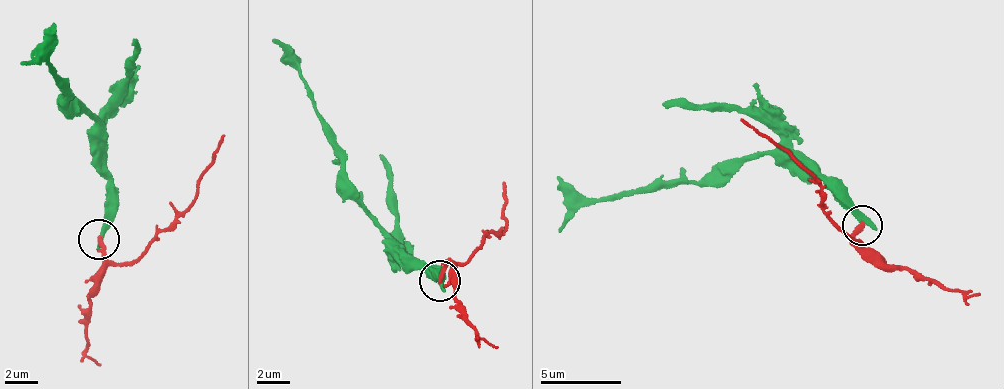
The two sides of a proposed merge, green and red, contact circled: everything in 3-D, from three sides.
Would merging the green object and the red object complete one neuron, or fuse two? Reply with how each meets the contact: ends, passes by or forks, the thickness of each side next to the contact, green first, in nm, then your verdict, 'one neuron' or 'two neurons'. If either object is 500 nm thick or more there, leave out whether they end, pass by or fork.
green ends; red ends; calibres 400 and 280 nm; two neurons

